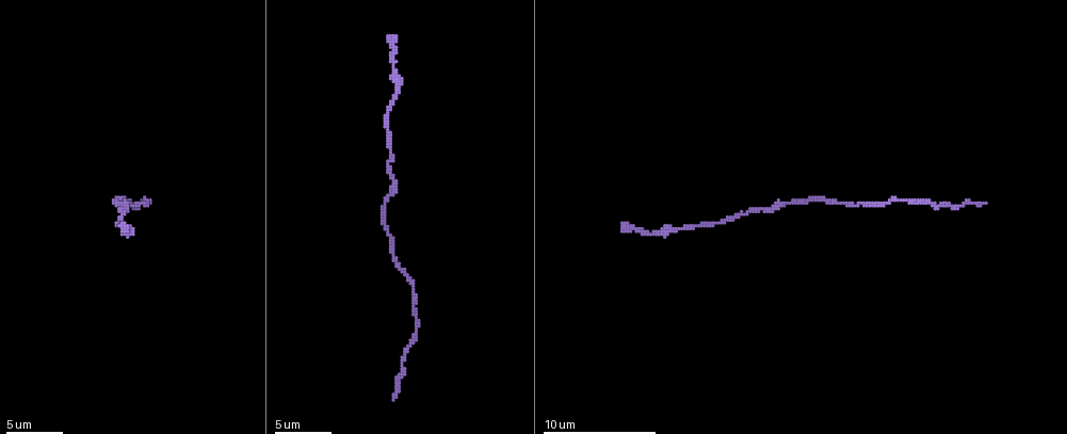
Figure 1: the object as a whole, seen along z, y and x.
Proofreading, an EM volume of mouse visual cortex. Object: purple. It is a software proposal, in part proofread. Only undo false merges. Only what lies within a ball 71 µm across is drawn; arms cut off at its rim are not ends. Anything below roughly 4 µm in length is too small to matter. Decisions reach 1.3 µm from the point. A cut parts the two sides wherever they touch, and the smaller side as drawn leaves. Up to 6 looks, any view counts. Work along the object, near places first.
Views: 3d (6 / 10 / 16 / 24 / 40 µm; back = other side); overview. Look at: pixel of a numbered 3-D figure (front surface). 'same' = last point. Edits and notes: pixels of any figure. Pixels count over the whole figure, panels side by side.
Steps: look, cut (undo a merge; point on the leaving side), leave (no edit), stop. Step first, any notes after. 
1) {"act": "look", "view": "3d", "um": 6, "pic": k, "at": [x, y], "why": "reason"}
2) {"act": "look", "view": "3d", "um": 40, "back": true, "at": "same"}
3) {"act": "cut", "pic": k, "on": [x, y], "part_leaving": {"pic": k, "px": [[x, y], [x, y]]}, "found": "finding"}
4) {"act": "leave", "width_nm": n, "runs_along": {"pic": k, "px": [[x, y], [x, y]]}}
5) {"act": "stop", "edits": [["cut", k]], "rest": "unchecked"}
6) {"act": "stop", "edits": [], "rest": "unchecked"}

{"act": "look", "view": "3d", "um": 10, "pic": 1, "at": [683, 227], "why": "thick turns thin"}

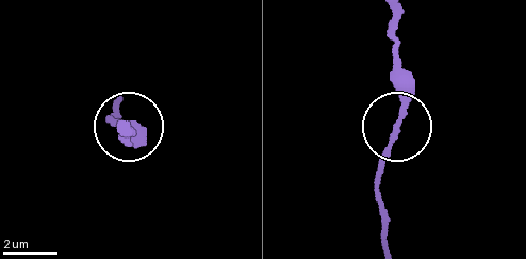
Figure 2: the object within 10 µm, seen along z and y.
{"act": "leave", "runs_along": {"pic": 2, "px": [[381, 239], [381, 157], [401, 109], [401, 63]]}, "found": "all the same neuron"}

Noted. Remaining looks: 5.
{"act": "look", "view": "3d", "um": 10, "pic": 1, "at": [763, 209], "why": "calibre changes"}

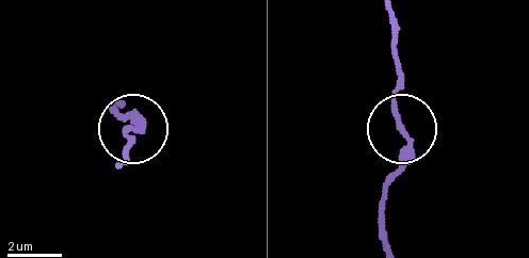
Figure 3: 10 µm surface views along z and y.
{"act": "leave", "runs_along": {"pic": 3, "px": [[384, 225], [384, 186], [403, 144], [394, 96], [398, 50]]}, "found": "all the same neuron"}

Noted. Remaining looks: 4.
{"act": "look", "view": "3d", "um": 10, "pic": 1, "at": [417, 317]}

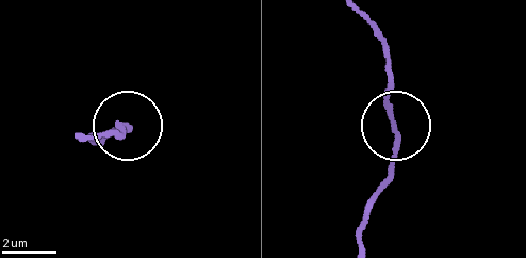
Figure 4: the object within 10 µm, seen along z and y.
{"act": "leave", "width_nm": 180, "found": "all the same neuron"}

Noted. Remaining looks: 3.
{"act": "stop", "edits": [], "rest": "unchecked"}

